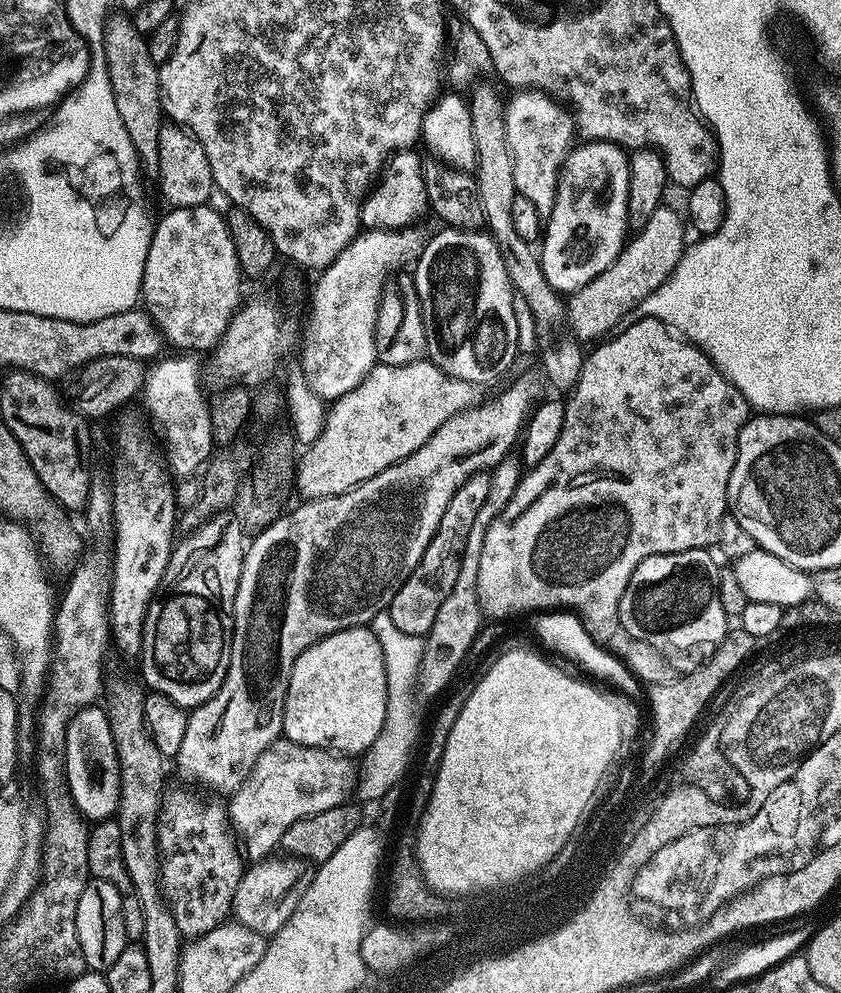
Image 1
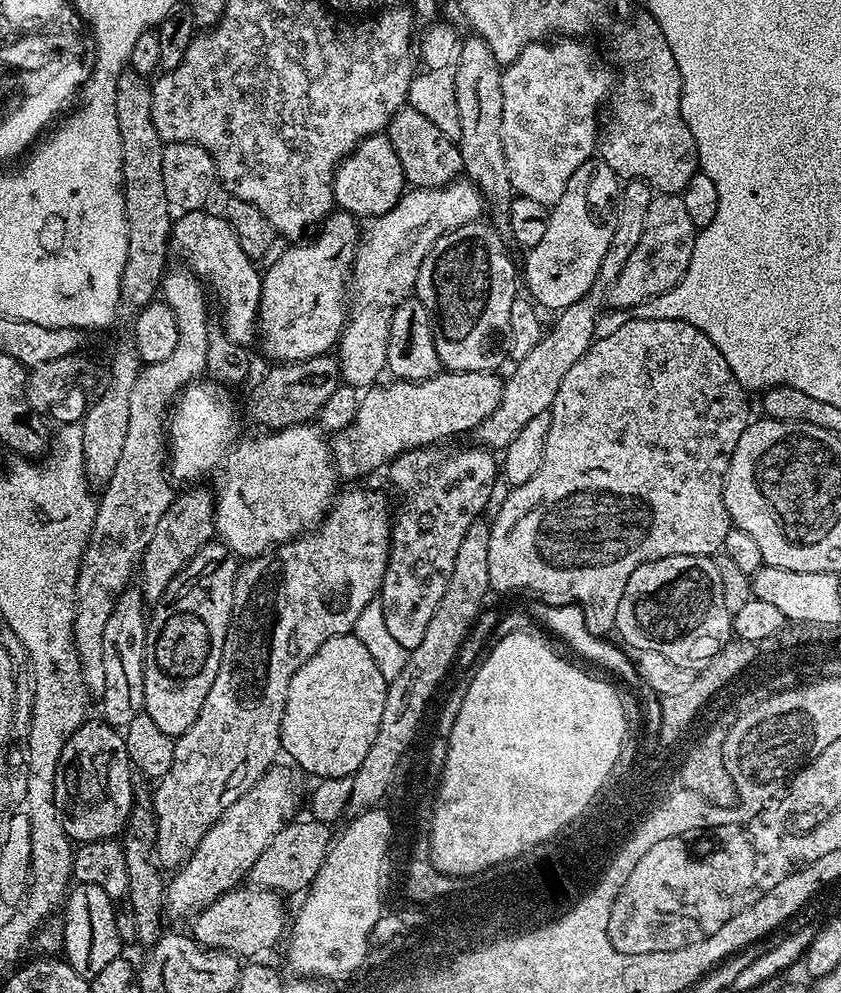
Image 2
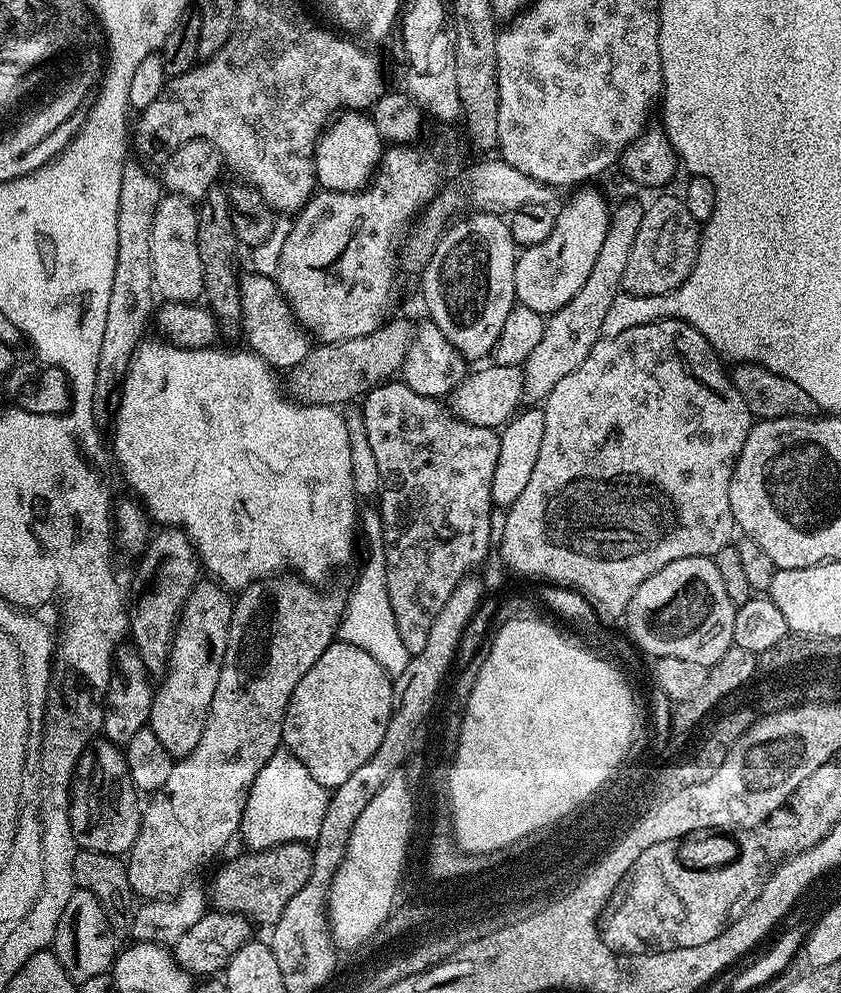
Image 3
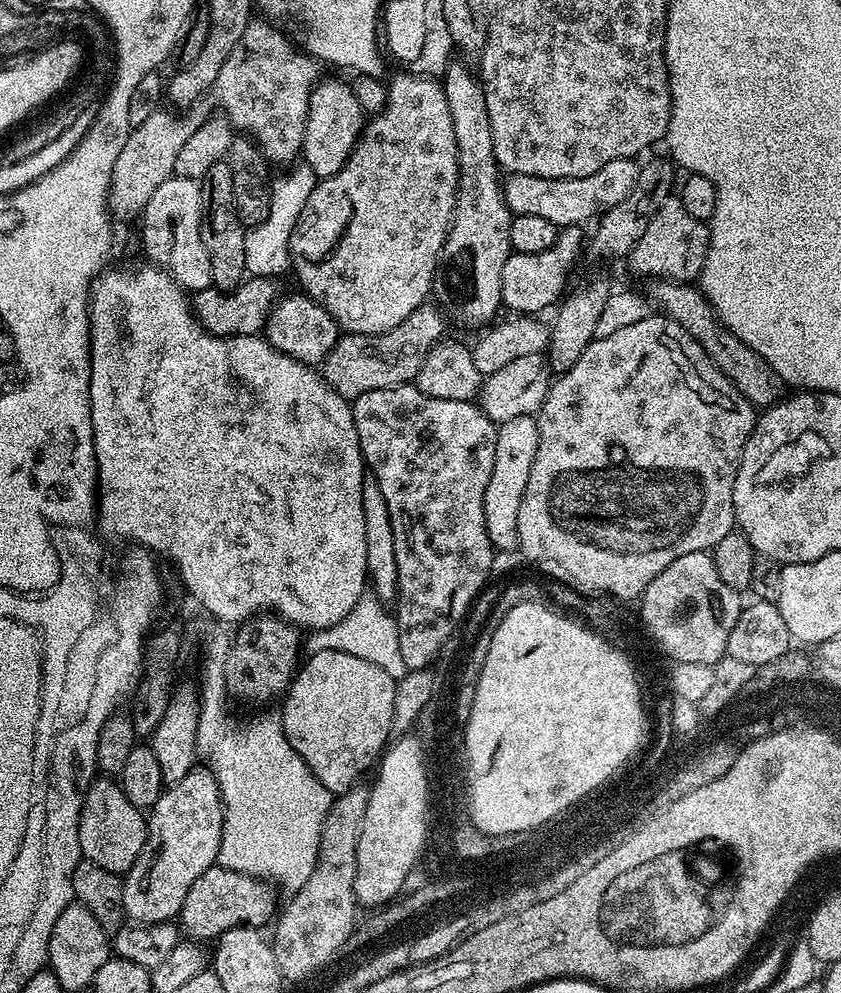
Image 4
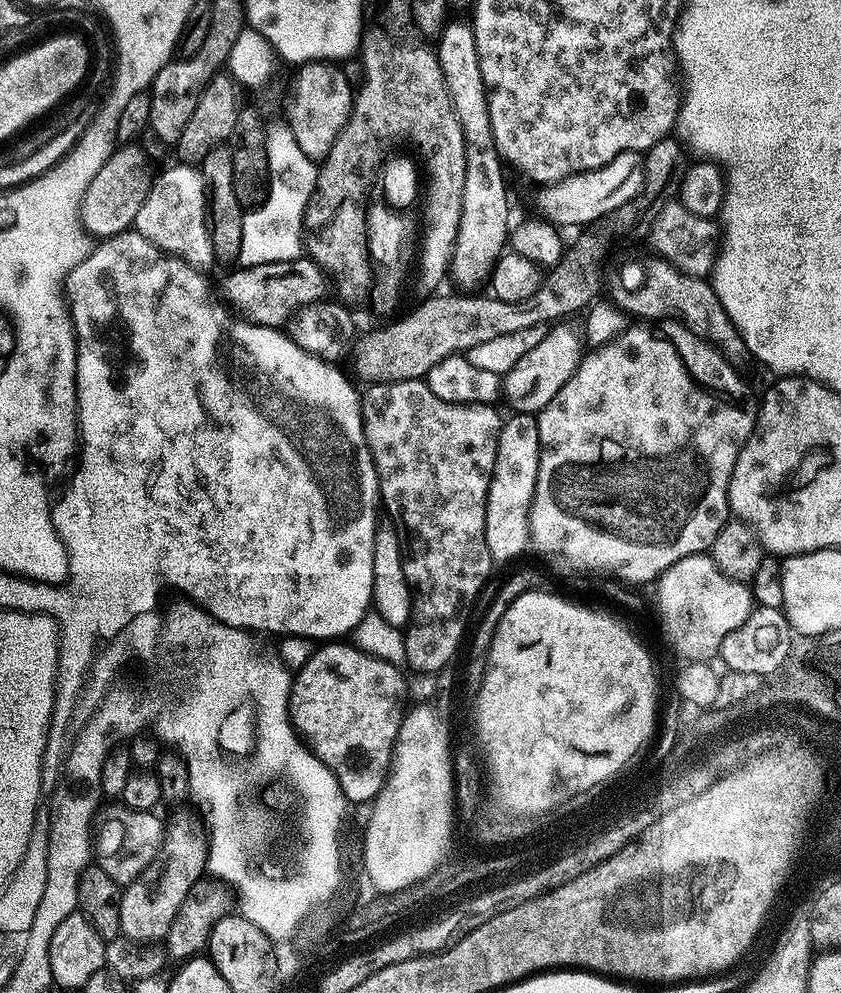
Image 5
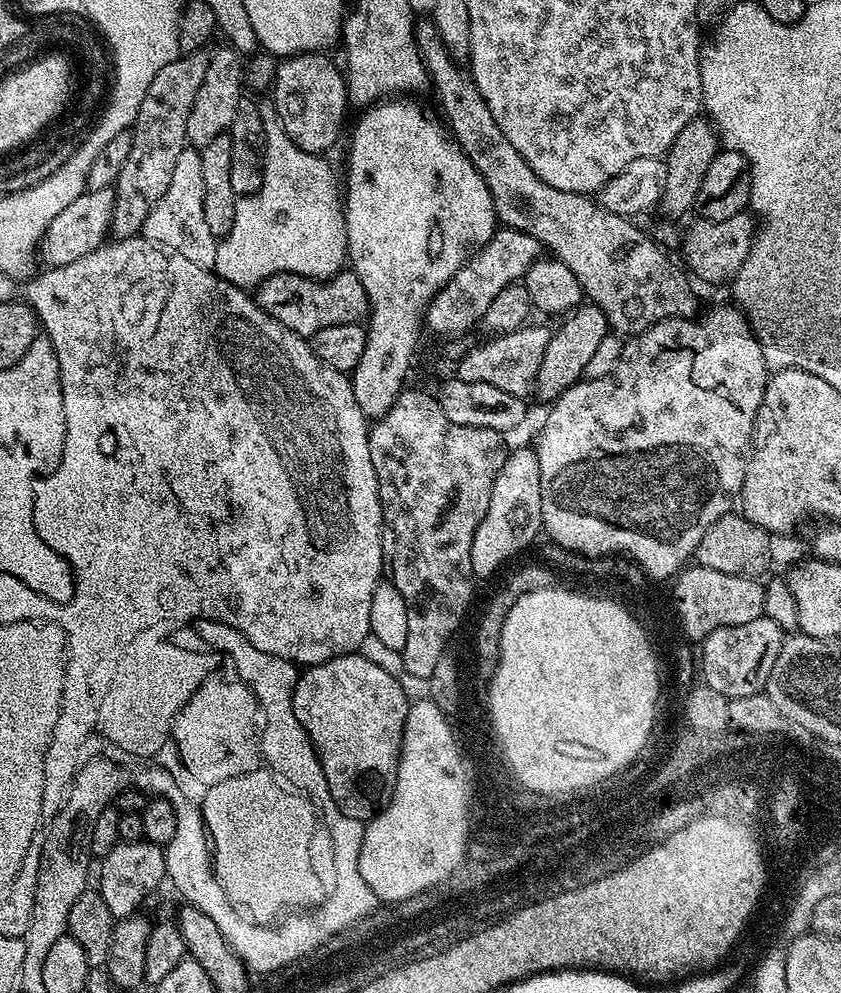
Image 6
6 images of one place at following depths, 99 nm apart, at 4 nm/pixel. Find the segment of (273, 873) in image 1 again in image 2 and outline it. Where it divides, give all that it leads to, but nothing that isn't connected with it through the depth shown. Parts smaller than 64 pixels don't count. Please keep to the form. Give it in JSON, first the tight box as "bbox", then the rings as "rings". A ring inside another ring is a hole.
{"bbox":[191,886,286,958],"rings":[[[237,886],[202,910],[191,921],[191,937],[204,949],[231,952],[239,958],[256,958],[259,952],[268,952],[286,932],[284,904],[279,895],[255,886]]]}

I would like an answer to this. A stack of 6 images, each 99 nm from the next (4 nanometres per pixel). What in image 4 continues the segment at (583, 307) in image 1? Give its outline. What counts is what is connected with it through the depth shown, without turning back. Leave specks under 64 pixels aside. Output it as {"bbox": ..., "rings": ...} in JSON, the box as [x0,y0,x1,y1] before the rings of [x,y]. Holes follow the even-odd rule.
{"bbox":[626,198,708,282],"rings":[[[669,198],[664,205],[650,218],[650,226],[638,238],[631,252],[626,257],[626,263],[640,276],[652,276],[653,281],[670,280],[673,282],[692,282],[697,279],[706,262],[708,253],[707,223],[698,218],[690,218],[680,205],[679,199]]]}

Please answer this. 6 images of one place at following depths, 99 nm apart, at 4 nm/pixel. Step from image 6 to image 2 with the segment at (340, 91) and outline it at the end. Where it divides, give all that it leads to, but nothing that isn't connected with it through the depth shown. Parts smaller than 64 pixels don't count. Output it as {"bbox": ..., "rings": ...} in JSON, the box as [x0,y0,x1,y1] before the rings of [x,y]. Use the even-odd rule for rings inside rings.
{"bbox":[332,134,406,218],"rings":[[[377,134],[367,136],[354,151],[336,167],[336,177],[332,180],[332,199],[335,207],[341,212],[349,212],[357,218],[375,218],[386,214],[400,200],[406,191],[406,181],[402,168],[402,162],[395,153],[394,146],[388,140],[387,135]]]}

